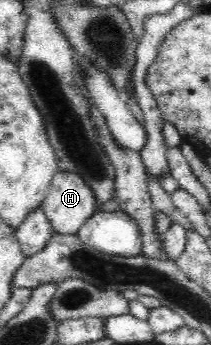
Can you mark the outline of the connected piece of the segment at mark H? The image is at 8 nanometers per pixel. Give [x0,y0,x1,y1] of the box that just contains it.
[42,171,96,235]

